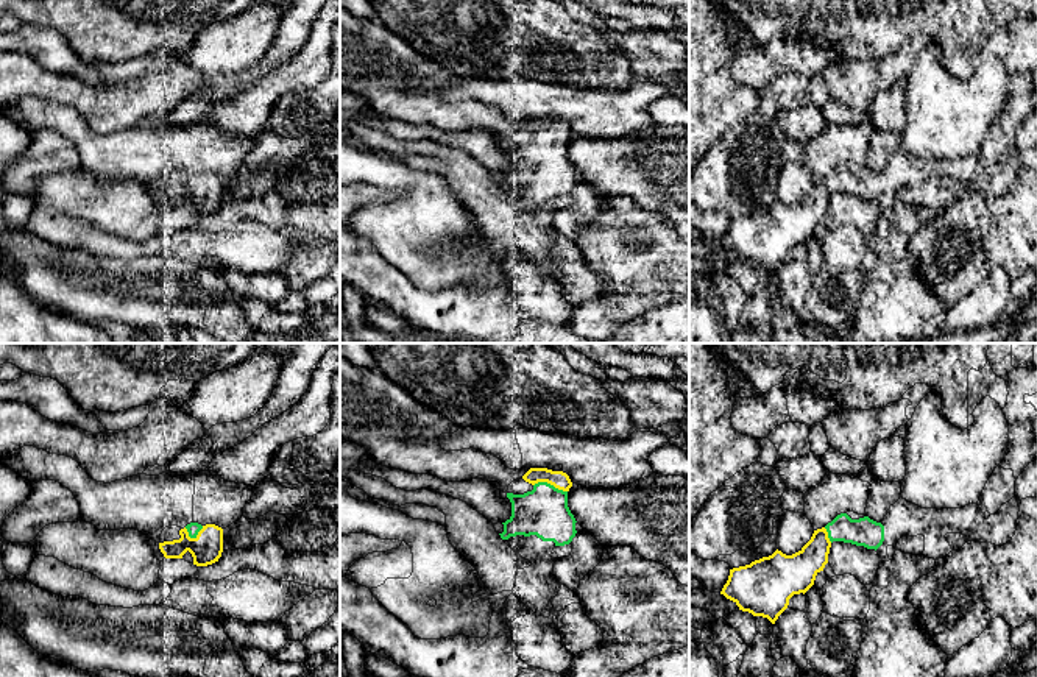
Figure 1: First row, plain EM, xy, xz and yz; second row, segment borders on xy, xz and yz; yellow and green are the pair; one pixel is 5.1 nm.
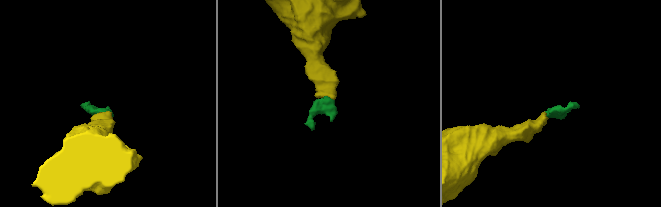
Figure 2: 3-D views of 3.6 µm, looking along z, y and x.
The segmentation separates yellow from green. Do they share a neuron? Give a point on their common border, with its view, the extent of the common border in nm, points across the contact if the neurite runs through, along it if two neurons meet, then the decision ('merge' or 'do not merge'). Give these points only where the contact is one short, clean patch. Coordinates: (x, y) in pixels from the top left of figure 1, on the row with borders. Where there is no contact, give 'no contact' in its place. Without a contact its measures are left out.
contact xz (551, 484); length 180 nm; merge

